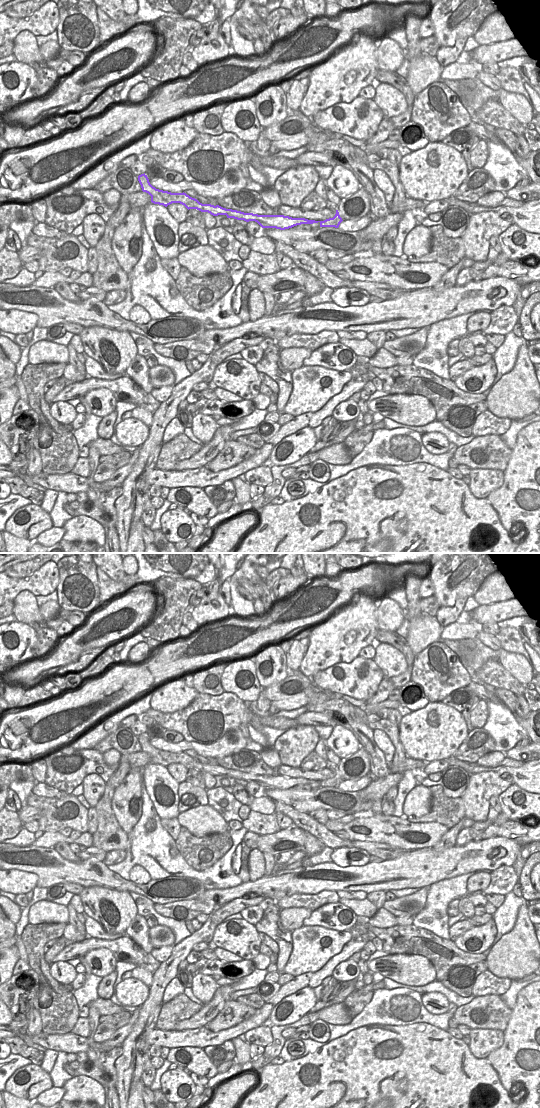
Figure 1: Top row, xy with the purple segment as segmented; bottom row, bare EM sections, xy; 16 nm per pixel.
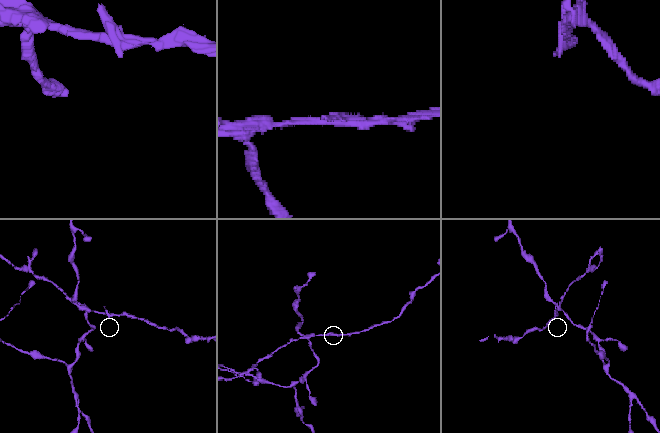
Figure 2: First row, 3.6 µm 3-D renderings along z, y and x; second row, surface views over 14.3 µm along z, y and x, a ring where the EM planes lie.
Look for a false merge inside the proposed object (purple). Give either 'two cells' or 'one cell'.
two cells

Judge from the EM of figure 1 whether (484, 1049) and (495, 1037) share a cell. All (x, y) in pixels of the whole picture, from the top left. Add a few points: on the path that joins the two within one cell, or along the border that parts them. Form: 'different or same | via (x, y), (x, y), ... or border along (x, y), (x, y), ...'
same | via (486, 1046), (492, 1040)

